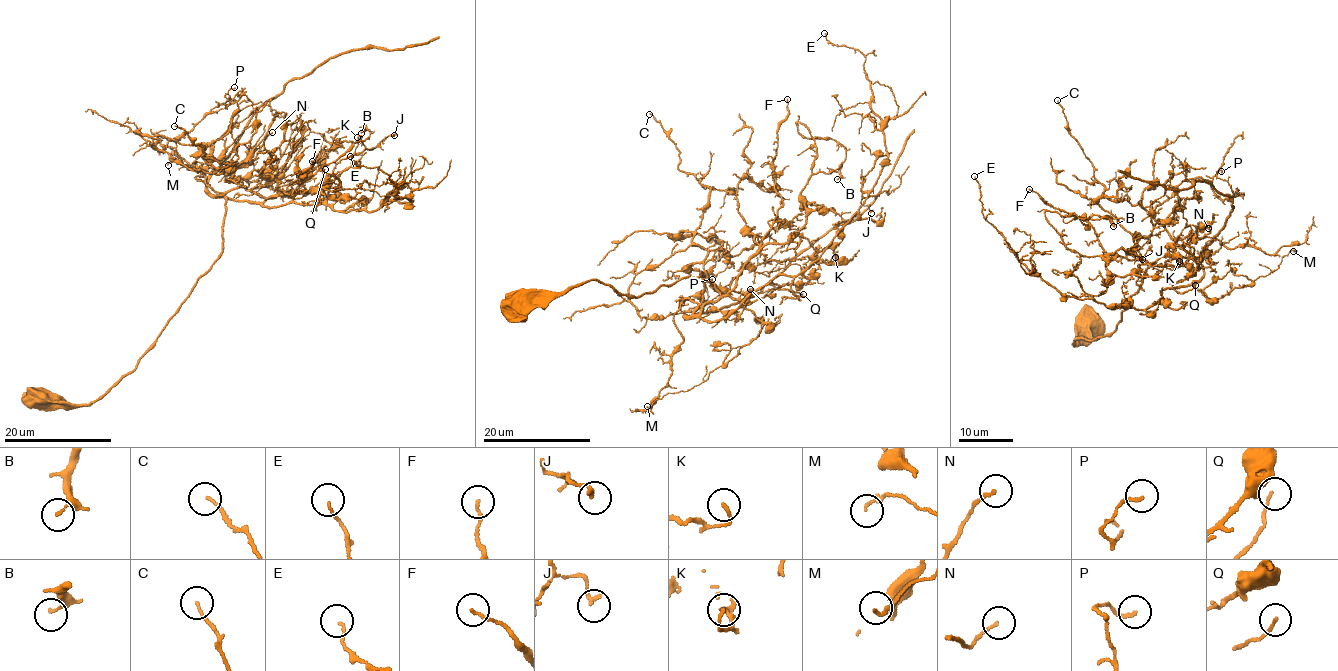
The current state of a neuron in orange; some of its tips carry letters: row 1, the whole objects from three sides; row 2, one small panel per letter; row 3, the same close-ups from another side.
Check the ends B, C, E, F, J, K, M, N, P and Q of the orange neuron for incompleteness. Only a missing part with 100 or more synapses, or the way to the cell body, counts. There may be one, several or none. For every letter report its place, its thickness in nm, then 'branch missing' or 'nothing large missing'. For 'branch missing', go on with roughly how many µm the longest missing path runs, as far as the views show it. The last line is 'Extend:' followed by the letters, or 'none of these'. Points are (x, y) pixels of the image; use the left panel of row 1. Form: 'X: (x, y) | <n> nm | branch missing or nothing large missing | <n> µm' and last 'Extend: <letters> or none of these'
B: (361, 133) | 170 nm | nothing large missing
C: (174, 126) | 110 nm | nothing large missing
E: (350, 156) | 100 nm | nothing large missing
F: (312, 161) | 110 nm | nothing large missing
J: (394, 135) | 190 nm | nothing large missing
K: (357, 137) | 150 nm | nothing large missing
M: (168, 165) | 140 nm | nothing large missing
N: (272, 132) | 130 nm | nothing large missing
P: (234, 87) | 150 nm | nothing large missing
Q: (325, 169) | 70 nm | nothing large missing
Extend: none of these

